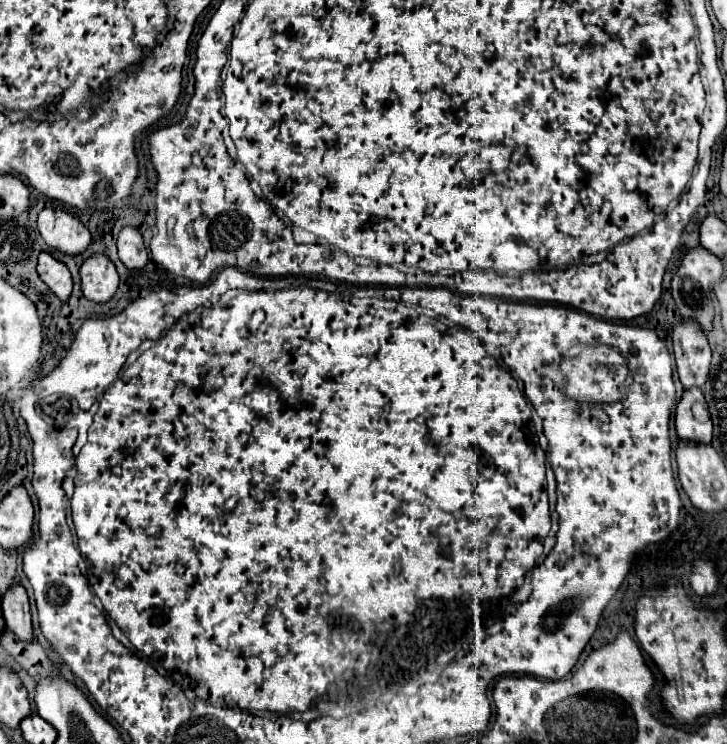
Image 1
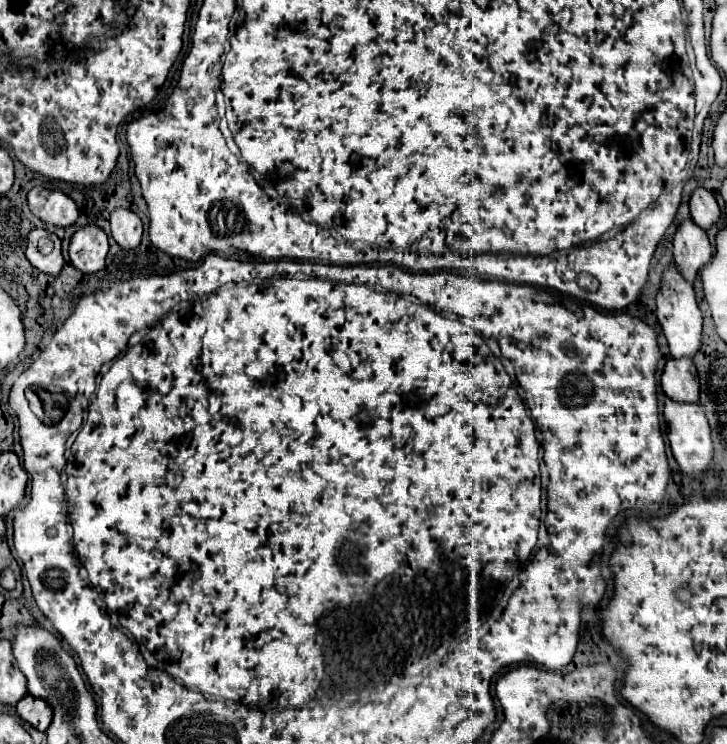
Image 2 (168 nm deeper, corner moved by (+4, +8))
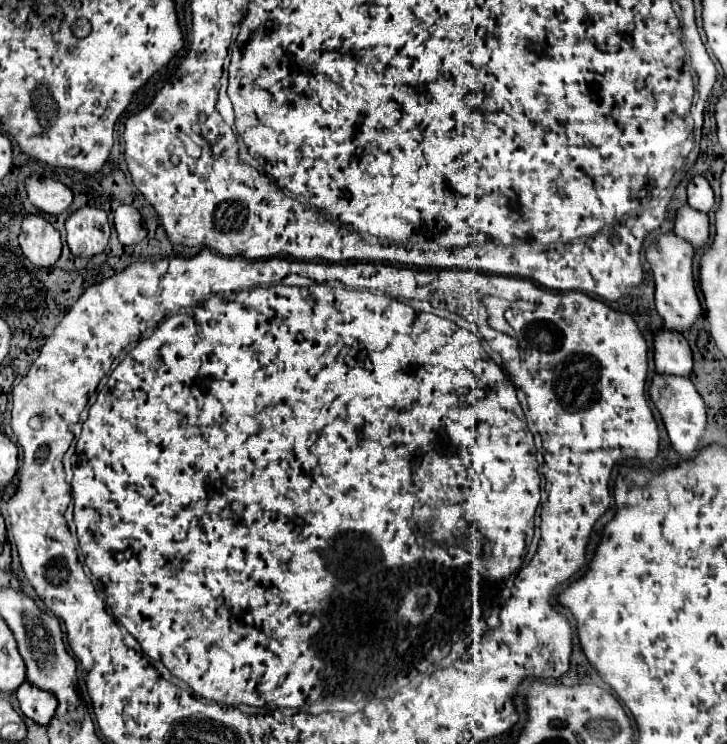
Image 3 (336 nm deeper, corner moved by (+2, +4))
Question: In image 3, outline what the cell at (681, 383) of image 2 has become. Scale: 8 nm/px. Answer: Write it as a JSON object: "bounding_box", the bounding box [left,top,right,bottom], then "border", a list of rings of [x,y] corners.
{"bounding_box":[654,327,692,377],"border":[[[660,327],[654,331],[654,361],[658,373],[688,377],[692,373],[692,351],[684,335]]]}

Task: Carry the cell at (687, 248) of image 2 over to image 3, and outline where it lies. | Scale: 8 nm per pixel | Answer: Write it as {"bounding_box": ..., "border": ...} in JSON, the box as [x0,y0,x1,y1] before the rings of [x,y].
{"bounding_box":[674,205,708,247],"border":[[[682,205],[676,213],[676,225],[674,231],[678,237],[688,239],[694,247],[700,247],[708,241],[708,215],[702,211],[696,211],[694,207]]]}

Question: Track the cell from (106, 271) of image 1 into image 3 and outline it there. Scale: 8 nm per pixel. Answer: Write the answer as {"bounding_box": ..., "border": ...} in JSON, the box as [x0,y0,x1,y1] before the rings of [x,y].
{"bounding_box":[66,207,110,255],"border":[[[80,207],[66,219],[66,241],[74,255],[96,255],[108,243],[110,223],[104,209]]]}

